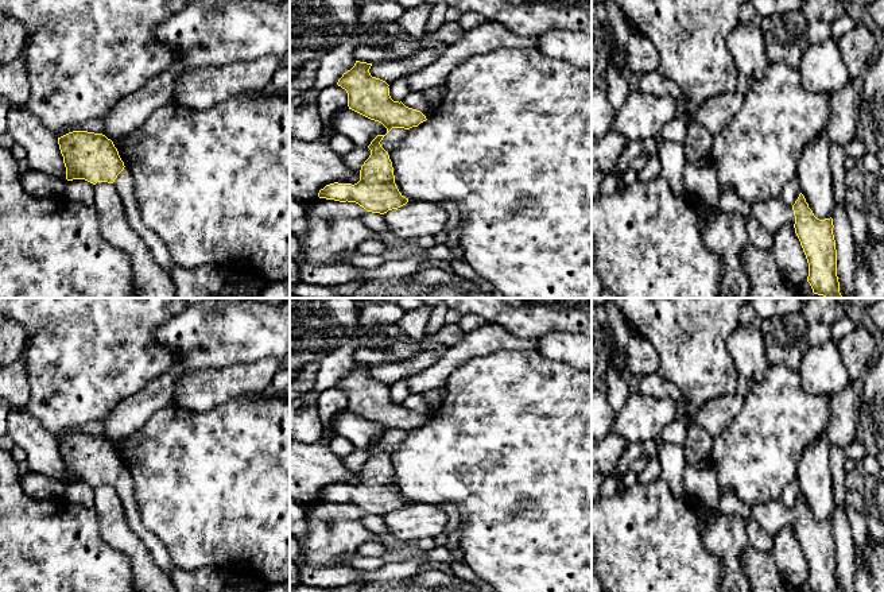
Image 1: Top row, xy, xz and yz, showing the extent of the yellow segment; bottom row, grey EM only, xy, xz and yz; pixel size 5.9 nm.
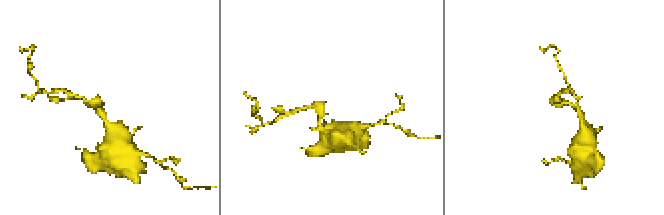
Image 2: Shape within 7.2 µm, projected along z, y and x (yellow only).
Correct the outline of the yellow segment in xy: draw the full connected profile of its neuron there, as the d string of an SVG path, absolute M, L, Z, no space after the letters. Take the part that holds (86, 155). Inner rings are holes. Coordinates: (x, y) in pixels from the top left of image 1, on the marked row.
M73 131L58 138L66 179L113 183L125 208L129 227L143 239L155 262L170 276L177 266L163 240L144 225L135 197L133 178L113 142L102 134Z

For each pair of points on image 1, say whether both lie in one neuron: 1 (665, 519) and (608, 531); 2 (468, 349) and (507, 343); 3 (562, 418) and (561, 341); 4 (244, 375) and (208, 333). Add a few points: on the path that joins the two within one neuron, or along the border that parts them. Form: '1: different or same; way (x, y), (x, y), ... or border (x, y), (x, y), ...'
1: same; way (651, 531), (621, 531)
2: same; way (477, 343), (497, 343)
3: different; border (537, 348), (543, 355), (566, 362), (577, 370)
4: different; border (266, 356), (258, 360), (204, 370)

